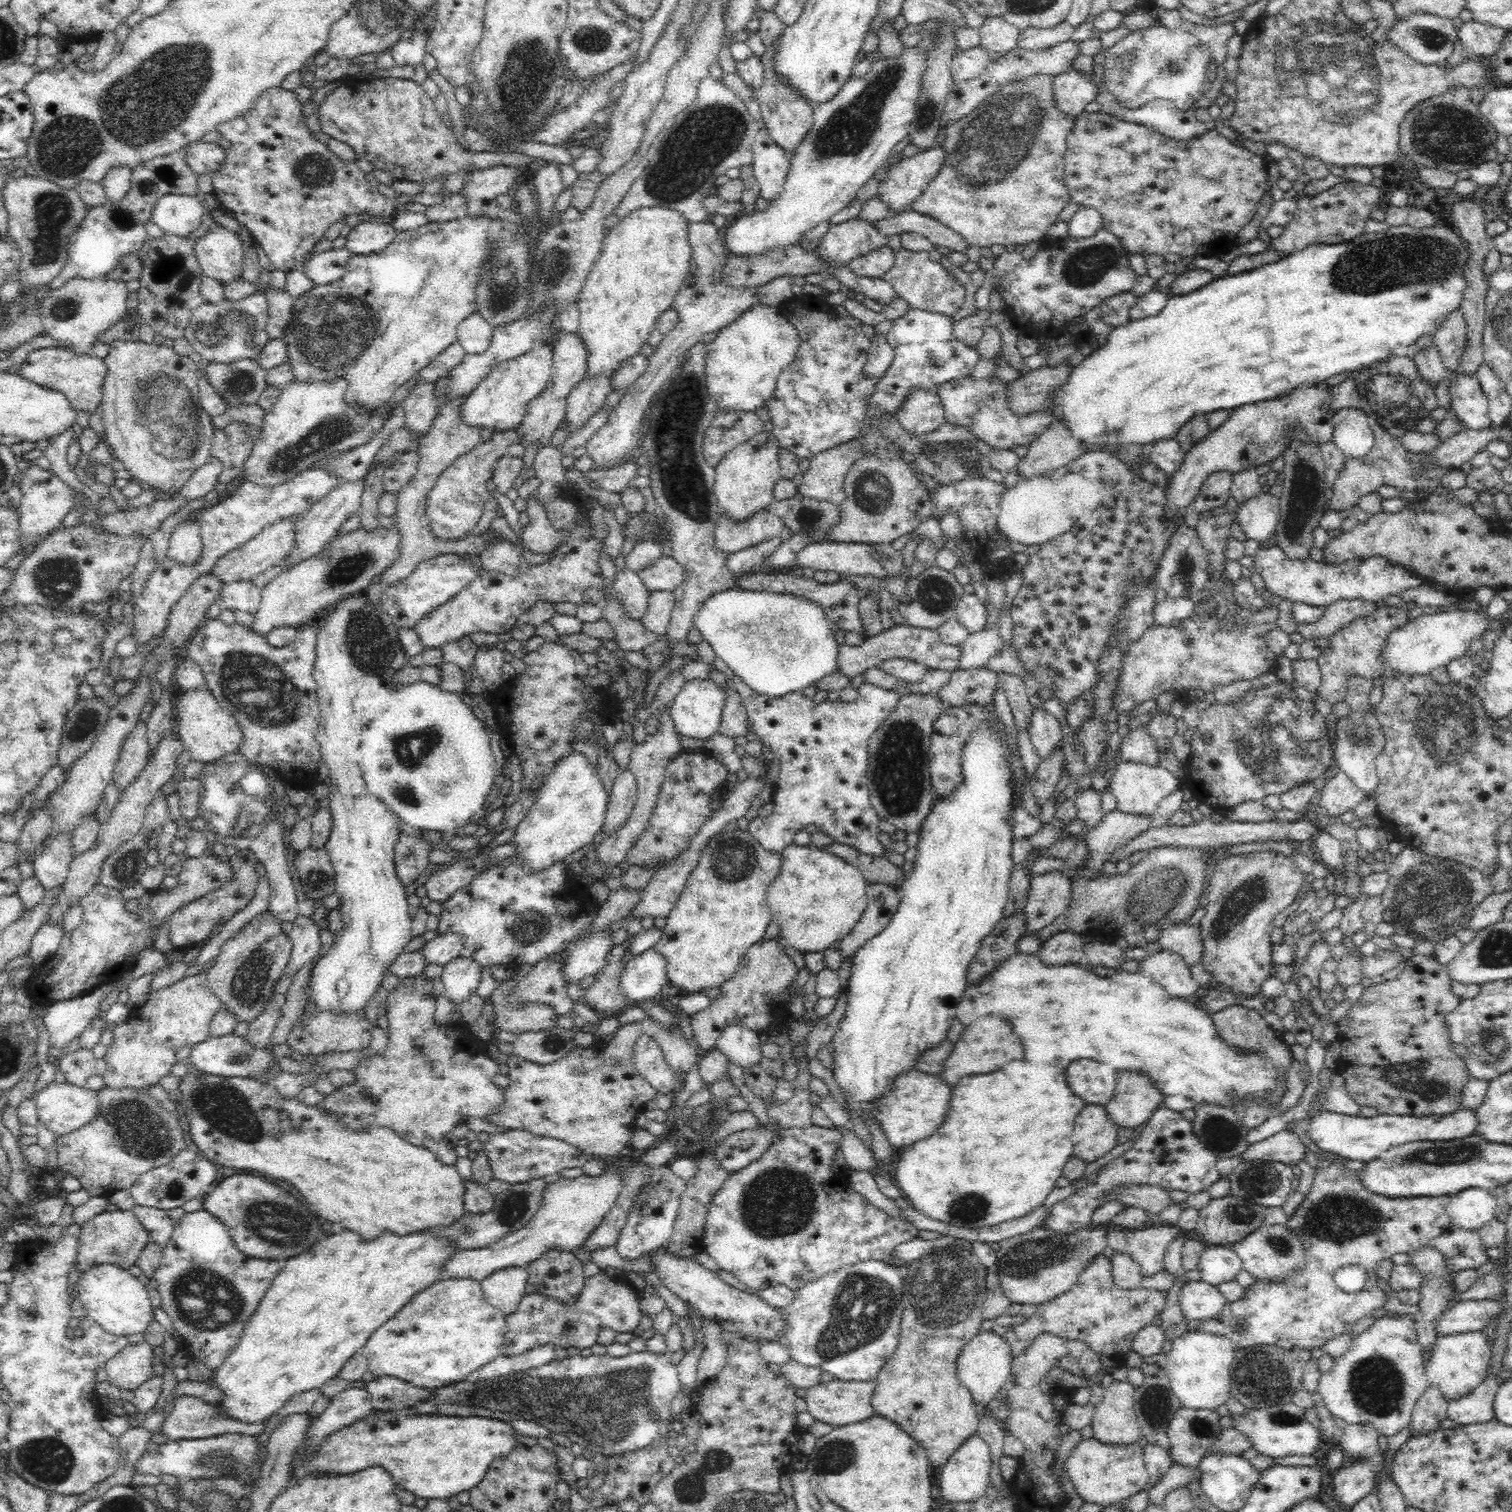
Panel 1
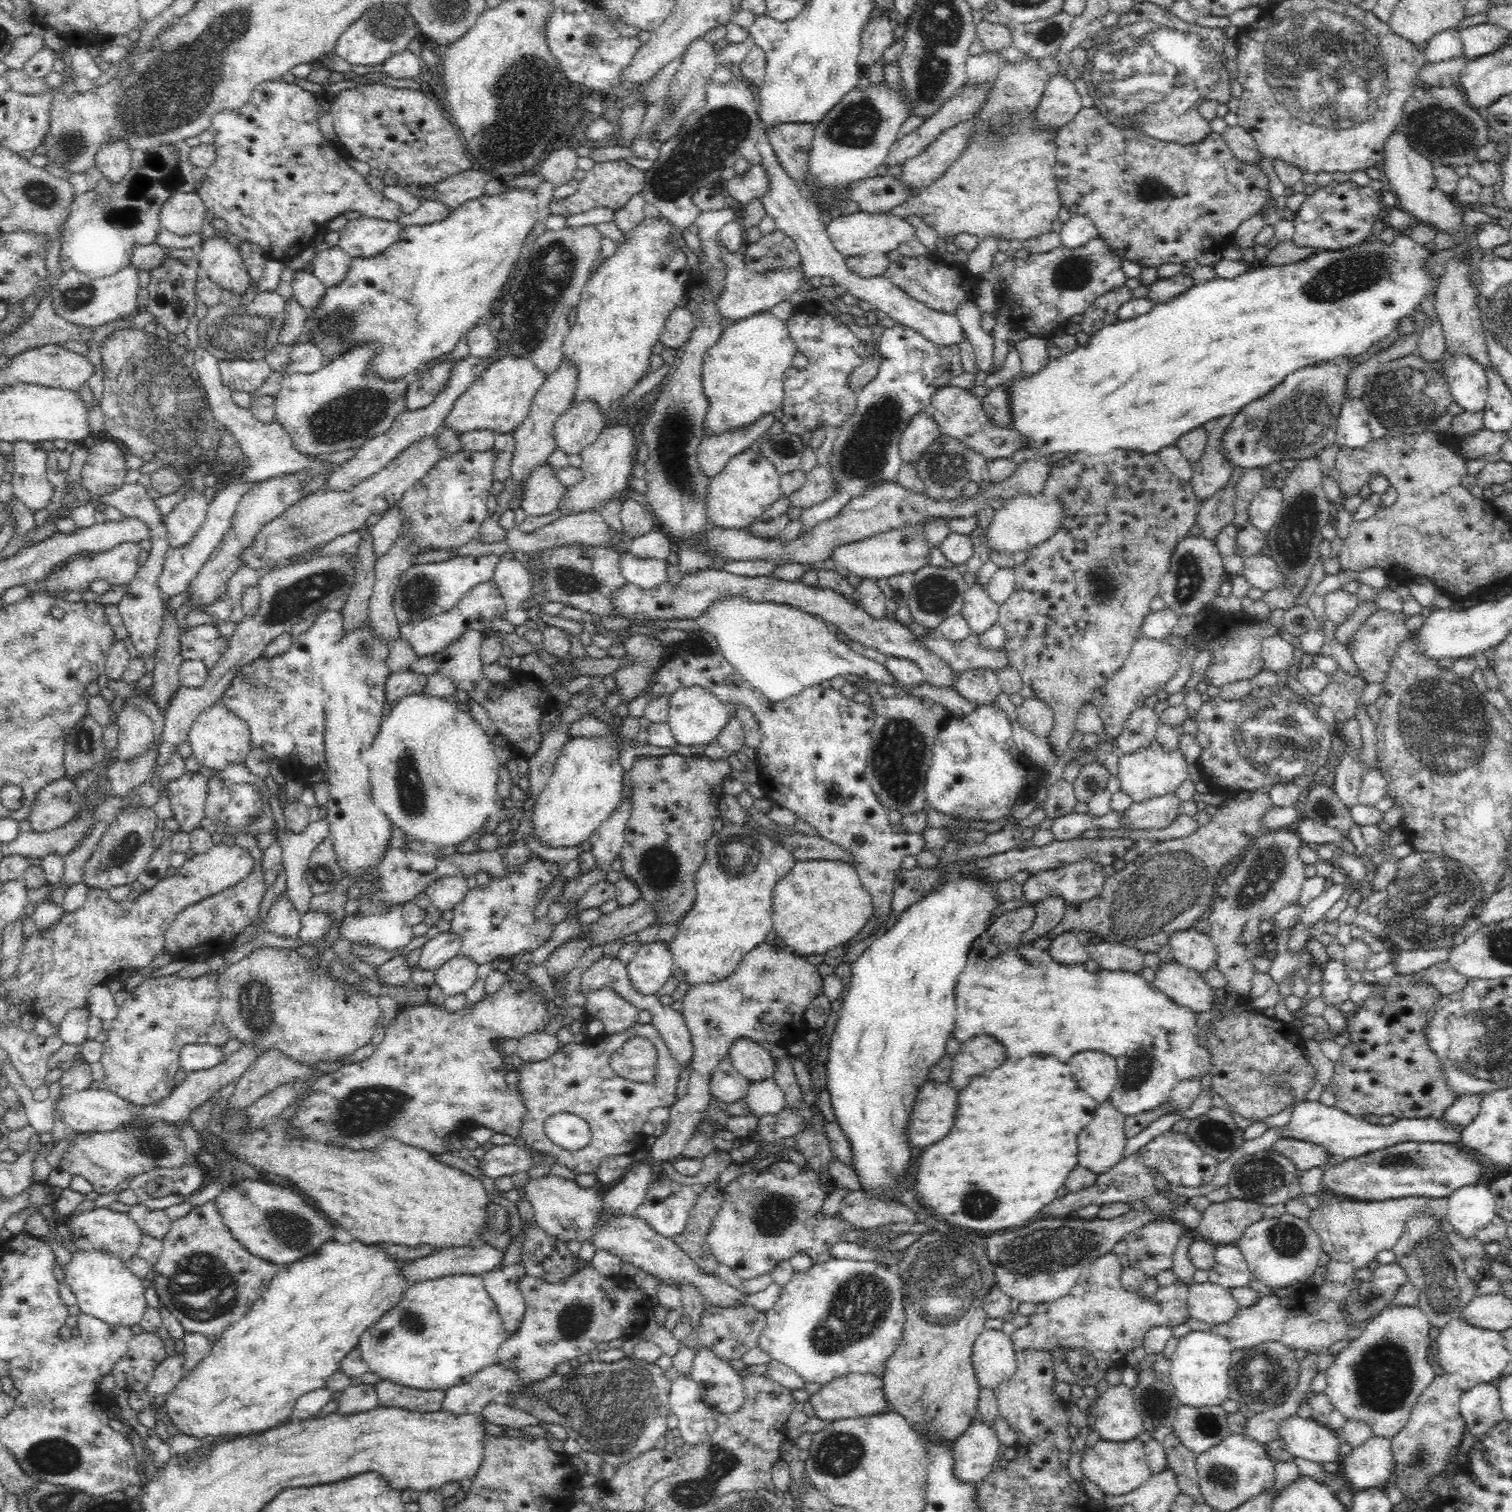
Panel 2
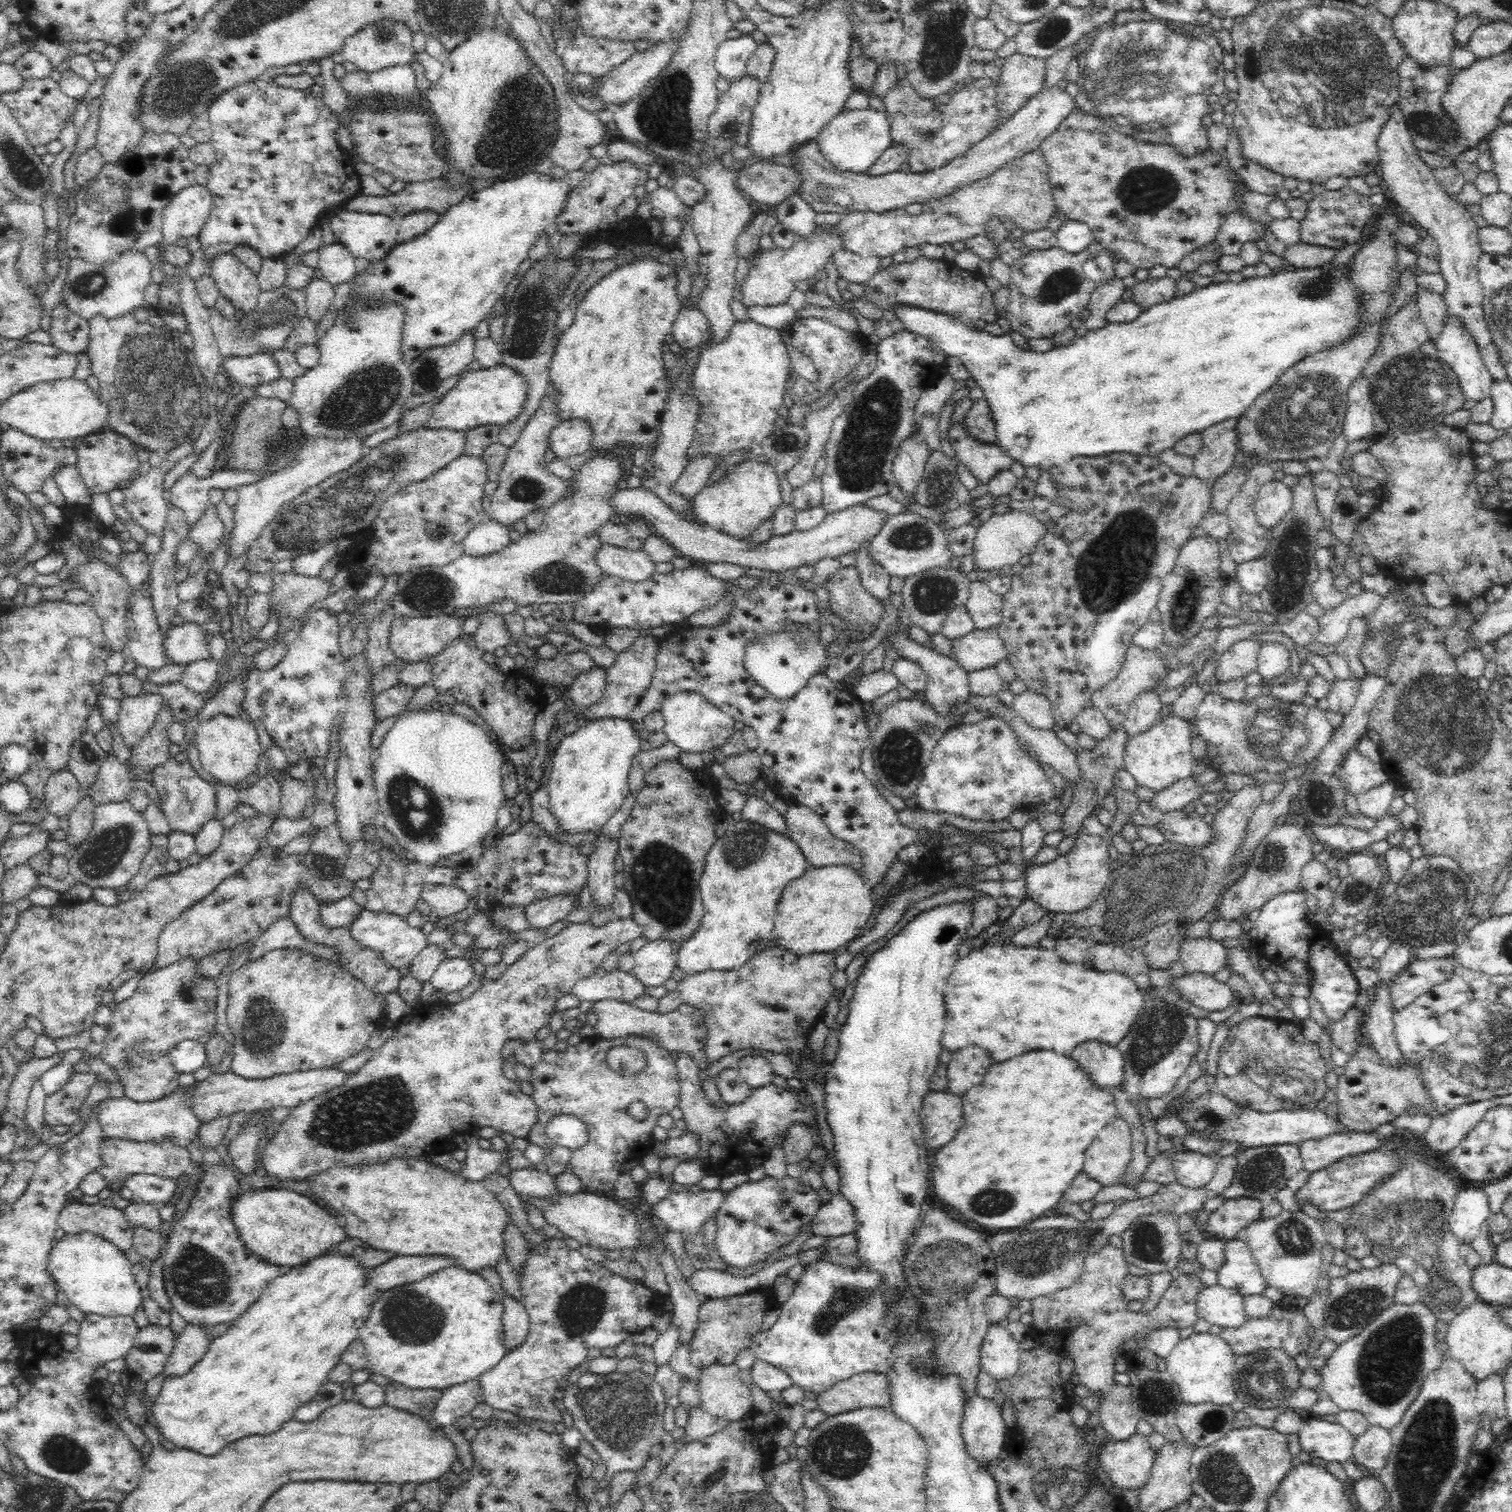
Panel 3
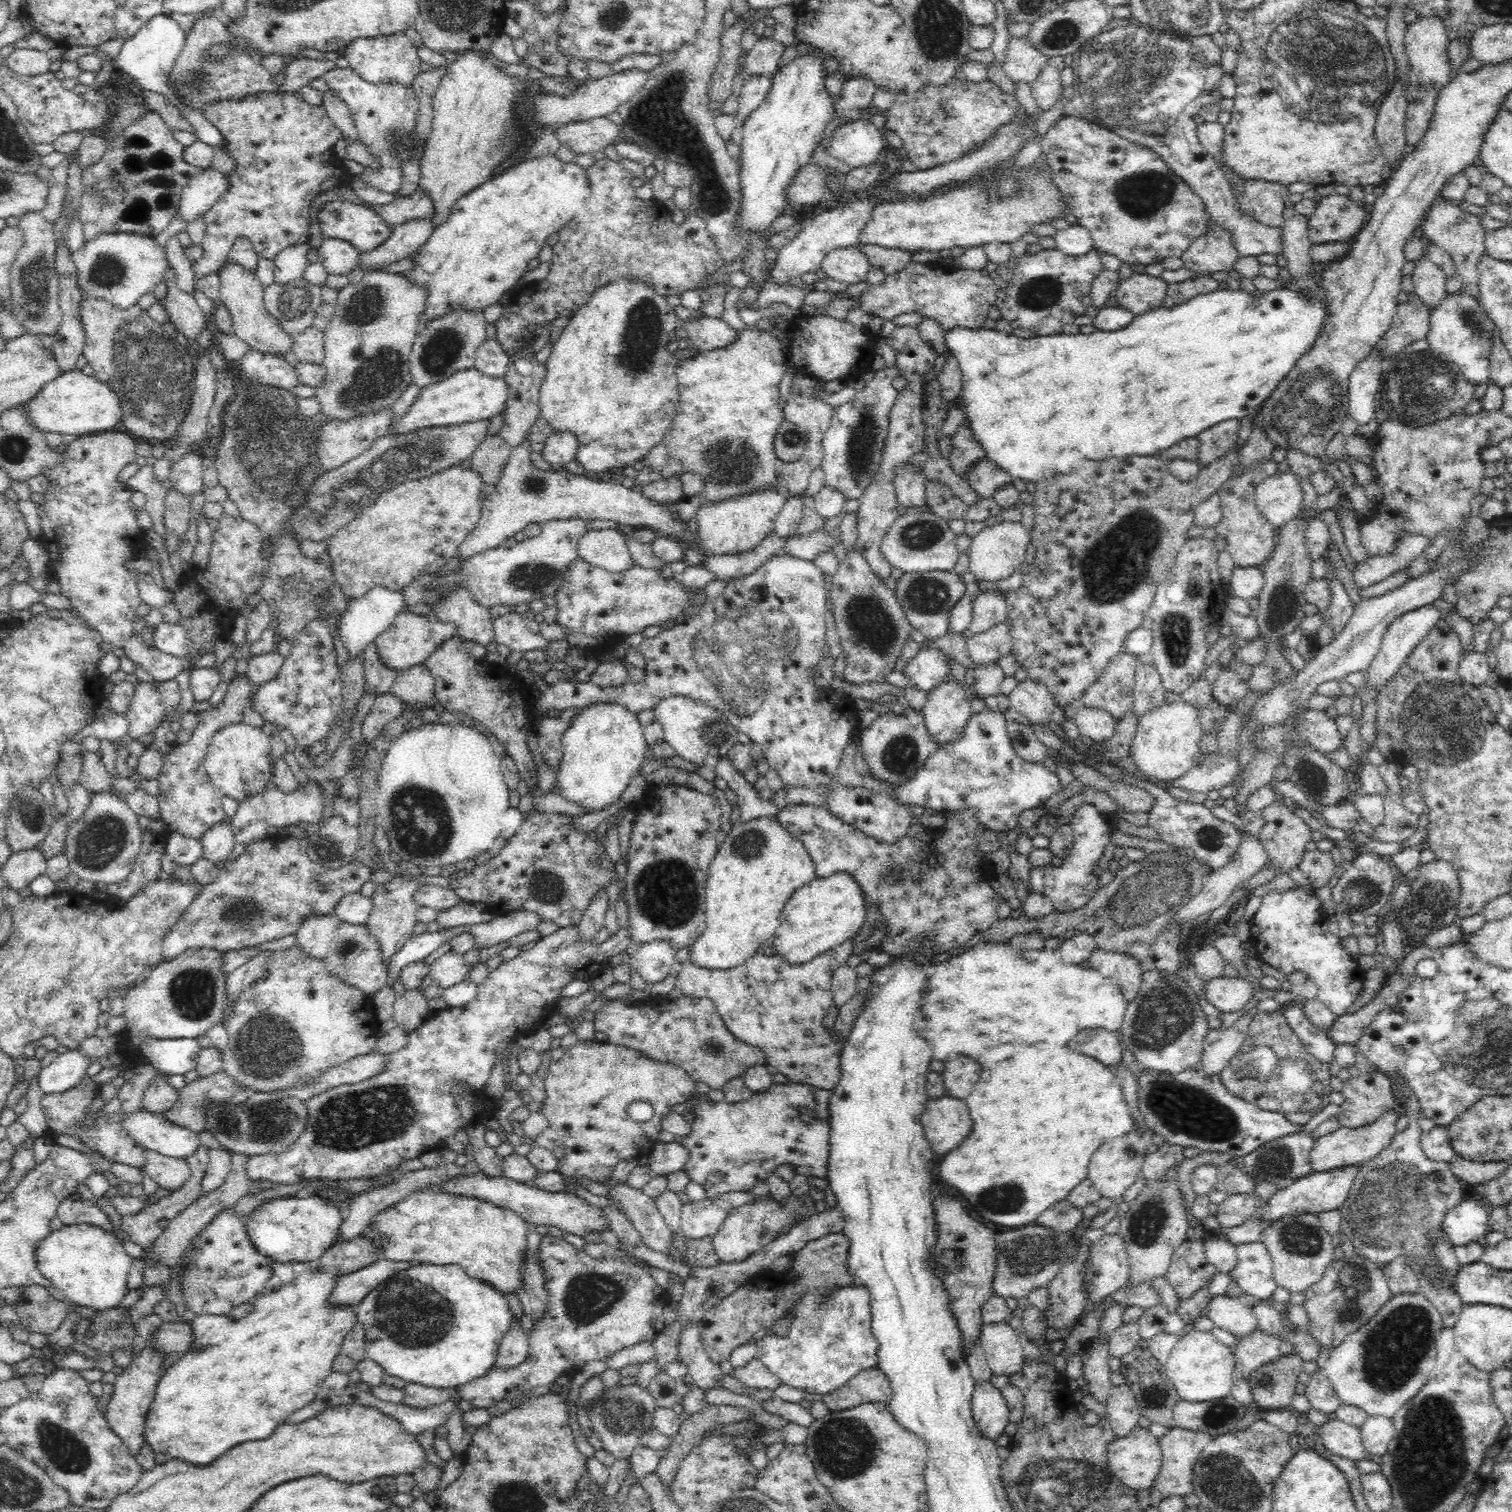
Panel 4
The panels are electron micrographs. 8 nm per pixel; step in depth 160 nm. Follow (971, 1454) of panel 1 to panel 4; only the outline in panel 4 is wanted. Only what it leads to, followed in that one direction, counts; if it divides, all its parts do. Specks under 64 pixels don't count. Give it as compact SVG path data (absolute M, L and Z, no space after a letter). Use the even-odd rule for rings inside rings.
M990 1382L975 1383L971 1413L982 1438L996 1440L1005 1434L1009 1410L1001 1391Z

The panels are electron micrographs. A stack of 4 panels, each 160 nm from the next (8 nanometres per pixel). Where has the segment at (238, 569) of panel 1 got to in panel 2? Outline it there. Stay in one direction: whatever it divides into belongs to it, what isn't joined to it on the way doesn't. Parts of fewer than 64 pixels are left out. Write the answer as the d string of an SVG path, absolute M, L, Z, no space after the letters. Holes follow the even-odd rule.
M424 436L402 450L378 474L354 484L352 490L320 490L302 496L256 533L251 545L241 554L243 564L252 569L273 566L285 558L296 557L305 550L326 545L336 537L357 531L377 510L384 512L394 507L404 492L442 459L442 453L434 436Z

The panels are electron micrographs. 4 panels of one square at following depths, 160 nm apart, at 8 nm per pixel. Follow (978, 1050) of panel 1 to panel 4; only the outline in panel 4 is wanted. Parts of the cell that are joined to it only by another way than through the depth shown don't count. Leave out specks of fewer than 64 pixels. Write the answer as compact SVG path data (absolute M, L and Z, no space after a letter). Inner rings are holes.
M958 1056L956 1060L946 1062L946 1068L942 1072L946 1094L964 1100L976 1088L980 1074L982 1074L982 1068L972 1058Z

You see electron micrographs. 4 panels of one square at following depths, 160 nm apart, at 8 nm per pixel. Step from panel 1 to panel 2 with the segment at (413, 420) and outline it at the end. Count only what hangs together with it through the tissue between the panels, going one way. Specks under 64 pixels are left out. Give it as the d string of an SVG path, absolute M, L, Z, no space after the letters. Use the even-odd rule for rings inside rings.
M443 361L426 369L418 368L408 377L409 386L406 395L407 410L420 410L434 402L434 398L444 389L450 377L450 369L458 361Z

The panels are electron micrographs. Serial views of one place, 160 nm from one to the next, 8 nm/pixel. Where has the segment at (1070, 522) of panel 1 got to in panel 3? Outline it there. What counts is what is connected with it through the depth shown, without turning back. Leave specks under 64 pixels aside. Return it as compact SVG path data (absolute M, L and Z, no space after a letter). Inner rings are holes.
M1011 509L1004 514L993 514L987 522L981 523L977 528L974 550L972 550L975 567L978 571L985 570L998 574L1005 572L1016 562L1024 563L1044 534L1046 534L1046 525L1027 511Z

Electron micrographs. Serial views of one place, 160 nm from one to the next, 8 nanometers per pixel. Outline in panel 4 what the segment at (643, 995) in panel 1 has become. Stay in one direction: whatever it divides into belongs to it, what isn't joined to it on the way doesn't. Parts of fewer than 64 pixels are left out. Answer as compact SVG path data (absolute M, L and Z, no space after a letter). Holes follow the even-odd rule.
M653 940L642 944L633 954L636 972L648 985L660 982L670 974L676 951L668 940Z

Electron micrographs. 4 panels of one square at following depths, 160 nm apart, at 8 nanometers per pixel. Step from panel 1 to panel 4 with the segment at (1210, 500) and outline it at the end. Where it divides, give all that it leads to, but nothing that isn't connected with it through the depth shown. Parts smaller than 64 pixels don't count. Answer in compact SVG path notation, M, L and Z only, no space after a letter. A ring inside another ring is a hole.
M1238 419L1223 420L1203 430L1197 436L1199 453L1196 461L1199 463L1199 468L1208 466L1232 450L1238 440L1238 430L1240 430Z

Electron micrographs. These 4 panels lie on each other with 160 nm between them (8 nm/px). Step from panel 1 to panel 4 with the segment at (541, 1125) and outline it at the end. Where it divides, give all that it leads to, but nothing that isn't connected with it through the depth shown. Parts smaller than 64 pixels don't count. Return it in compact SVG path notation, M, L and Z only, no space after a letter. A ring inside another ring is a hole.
M595 1039L564 1047L564 1056L548 1066L543 1086L546 1098L540 1114L548 1120L548 1128L537 1137L536 1145L551 1151L558 1147L565 1150L565 1159L557 1160L557 1171L569 1181L588 1178L602 1182L618 1162L647 1156L659 1142L663 1116L696 1093L695 1083L682 1068ZM634 1100L644 1100L653 1107L651 1120L636 1123L630 1119L626 1108Z

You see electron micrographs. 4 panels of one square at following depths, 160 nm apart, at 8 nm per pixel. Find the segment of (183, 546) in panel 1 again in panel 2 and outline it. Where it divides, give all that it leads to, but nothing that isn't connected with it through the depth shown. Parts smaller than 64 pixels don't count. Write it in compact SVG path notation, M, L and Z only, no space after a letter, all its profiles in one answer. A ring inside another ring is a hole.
M193 489L184 494L184 500L178 502L164 521L169 546L180 548L186 546L207 517L209 500Z

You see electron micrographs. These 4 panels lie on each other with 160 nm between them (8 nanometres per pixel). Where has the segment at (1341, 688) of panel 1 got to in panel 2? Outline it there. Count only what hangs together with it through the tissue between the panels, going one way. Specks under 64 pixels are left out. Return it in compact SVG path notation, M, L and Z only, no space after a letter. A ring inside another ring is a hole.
M1379 610L1366 618L1360 629L1350 636L1345 648L1349 651L1359 674L1366 680L1367 684L1381 683L1388 676L1389 667L1396 650L1400 647L1400 644L1410 638L1409 630L1405 624L1406 620L1407 617L1402 611ZM1336 668L1336 673L1329 675L1328 684L1320 692L1321 704L1328 706L1335 713L1337 725L1355 718L1358 698L1350 692L1348 673Z

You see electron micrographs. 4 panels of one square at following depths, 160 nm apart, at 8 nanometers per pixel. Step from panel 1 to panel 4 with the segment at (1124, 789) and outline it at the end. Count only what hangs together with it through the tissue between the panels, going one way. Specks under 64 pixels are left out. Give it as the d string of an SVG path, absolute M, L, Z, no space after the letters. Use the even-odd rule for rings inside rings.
M1179 700L1173 703L1167 701L1152 708L1138 721L1136 734L1132 738L1129 755L1140 772L1158 780L1159 784L1167 785L1171 781L1184 776L1196 766L1195 757L1200 752L1201 738L1204 734L1200 727L1200 708Z

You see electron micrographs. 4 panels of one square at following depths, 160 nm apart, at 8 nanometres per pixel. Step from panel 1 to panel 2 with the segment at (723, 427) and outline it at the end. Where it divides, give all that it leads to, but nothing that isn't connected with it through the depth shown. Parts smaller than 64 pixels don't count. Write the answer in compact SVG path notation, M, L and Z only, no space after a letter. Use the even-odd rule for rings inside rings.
M768 413L747 427L730 429L705 437L697 450L698 465L702 473L712 478L722 472L733 456L748 450L757 438L769 430L773 422L774 415Z

